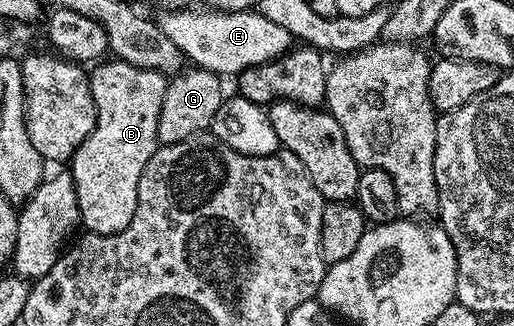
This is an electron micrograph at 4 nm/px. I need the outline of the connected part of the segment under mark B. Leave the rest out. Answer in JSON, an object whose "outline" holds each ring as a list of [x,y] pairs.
{"outline":[[[119,57],[113,60],[91,68],[96,124],[70,160],[80,223],[93,235],[116,235],[134,221],[138,181],[158,146],[158,113],[168,88],[165,72],[136,67]]]}

